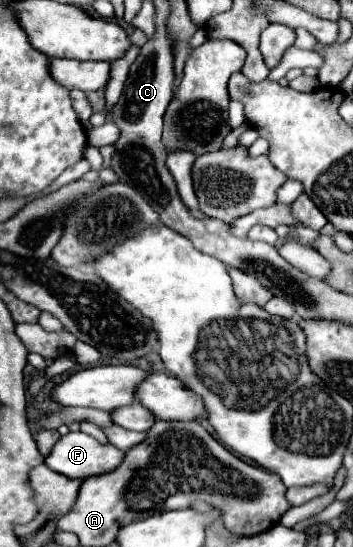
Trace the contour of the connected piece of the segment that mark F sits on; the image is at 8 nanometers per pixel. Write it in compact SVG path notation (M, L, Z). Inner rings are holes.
M83 431L63 435L45 457L45 465L71 479L85 479L115 469L123 459L123 451L113 445L101 445Z

